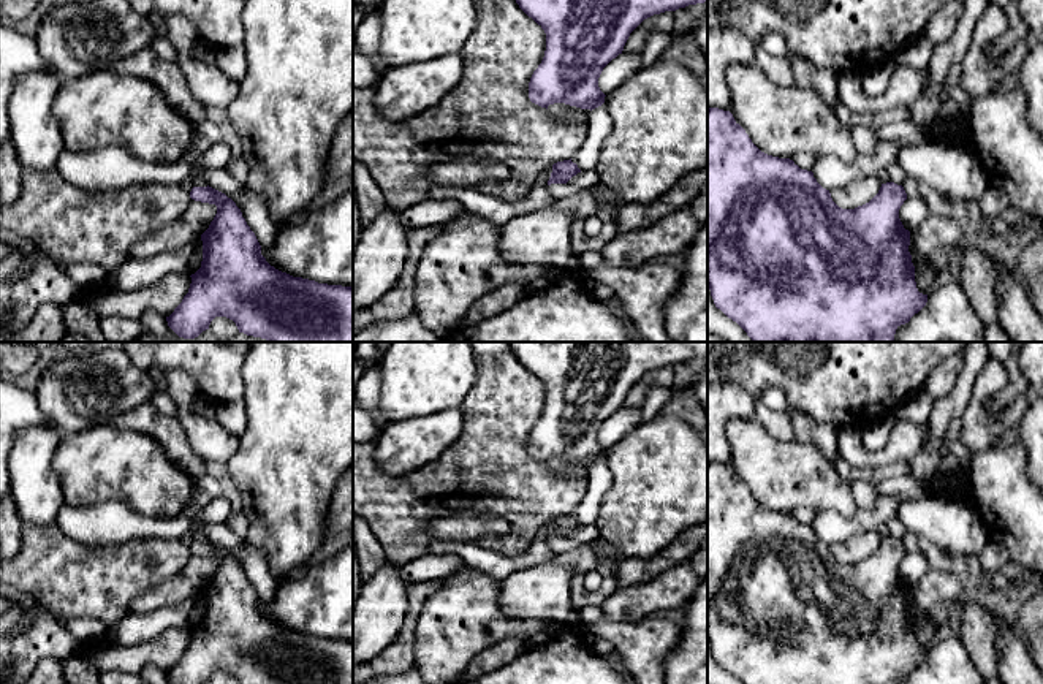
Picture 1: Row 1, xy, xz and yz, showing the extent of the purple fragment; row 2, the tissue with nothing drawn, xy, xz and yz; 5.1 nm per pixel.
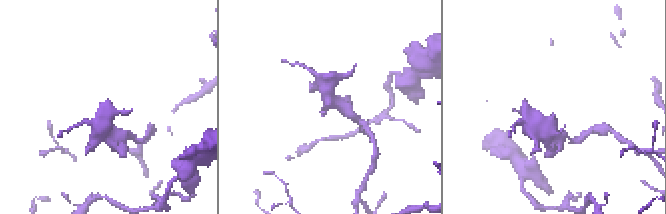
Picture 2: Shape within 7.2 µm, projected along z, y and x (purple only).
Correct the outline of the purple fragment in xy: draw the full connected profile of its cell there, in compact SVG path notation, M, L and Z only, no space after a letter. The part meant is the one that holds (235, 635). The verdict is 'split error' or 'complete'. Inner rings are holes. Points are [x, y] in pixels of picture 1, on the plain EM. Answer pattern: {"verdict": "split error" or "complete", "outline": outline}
{"verdict": "complete", "outline": "M209 540L193 542L190 553L215 559L217 568L201 589L201 622L190 630L182 657L166 671L171 684L209 684L215 671L233 674L237 684L353 684L353 641L318 638L275 624L261 610L255 587L231 553Z"}

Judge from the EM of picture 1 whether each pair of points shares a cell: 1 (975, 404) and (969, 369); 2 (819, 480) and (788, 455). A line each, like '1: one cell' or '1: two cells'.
1: two cells
2: one cell

